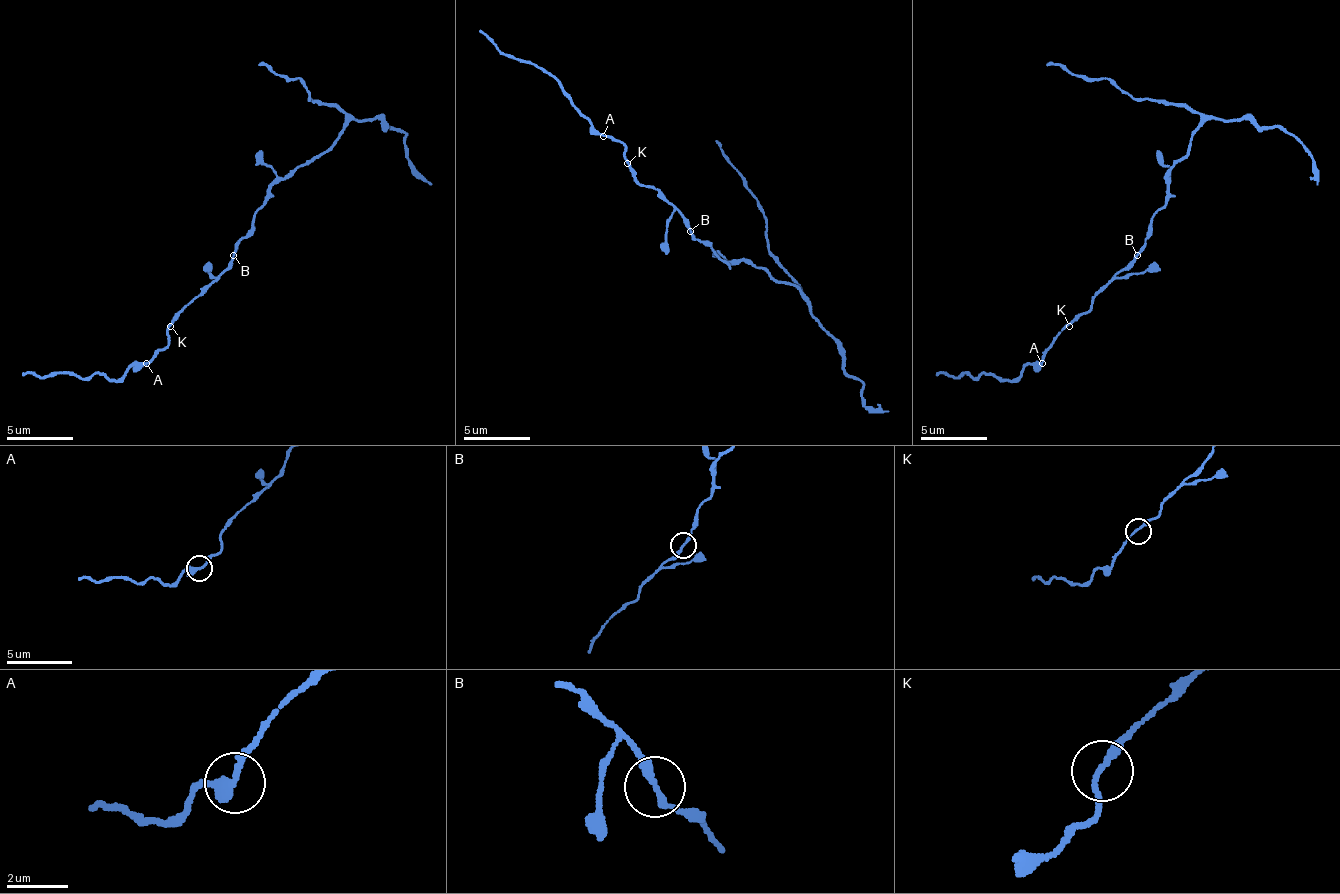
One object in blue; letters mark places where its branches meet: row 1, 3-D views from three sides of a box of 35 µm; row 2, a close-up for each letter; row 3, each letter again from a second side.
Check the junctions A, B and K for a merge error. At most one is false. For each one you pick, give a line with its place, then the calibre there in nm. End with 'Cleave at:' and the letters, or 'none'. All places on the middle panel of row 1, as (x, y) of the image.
Cleave at: none

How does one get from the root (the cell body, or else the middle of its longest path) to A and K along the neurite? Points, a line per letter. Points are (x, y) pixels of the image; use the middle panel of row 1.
A: (701, 240), (694, 237), (691, 227), (671, 203), (637, 180), (624, 156), (624, 146), (617, 140), (604, 136)
K: (701, 240), (694, 237), (691, 227), (671, 203), (637, 180), (637, 173), (627, 163)

